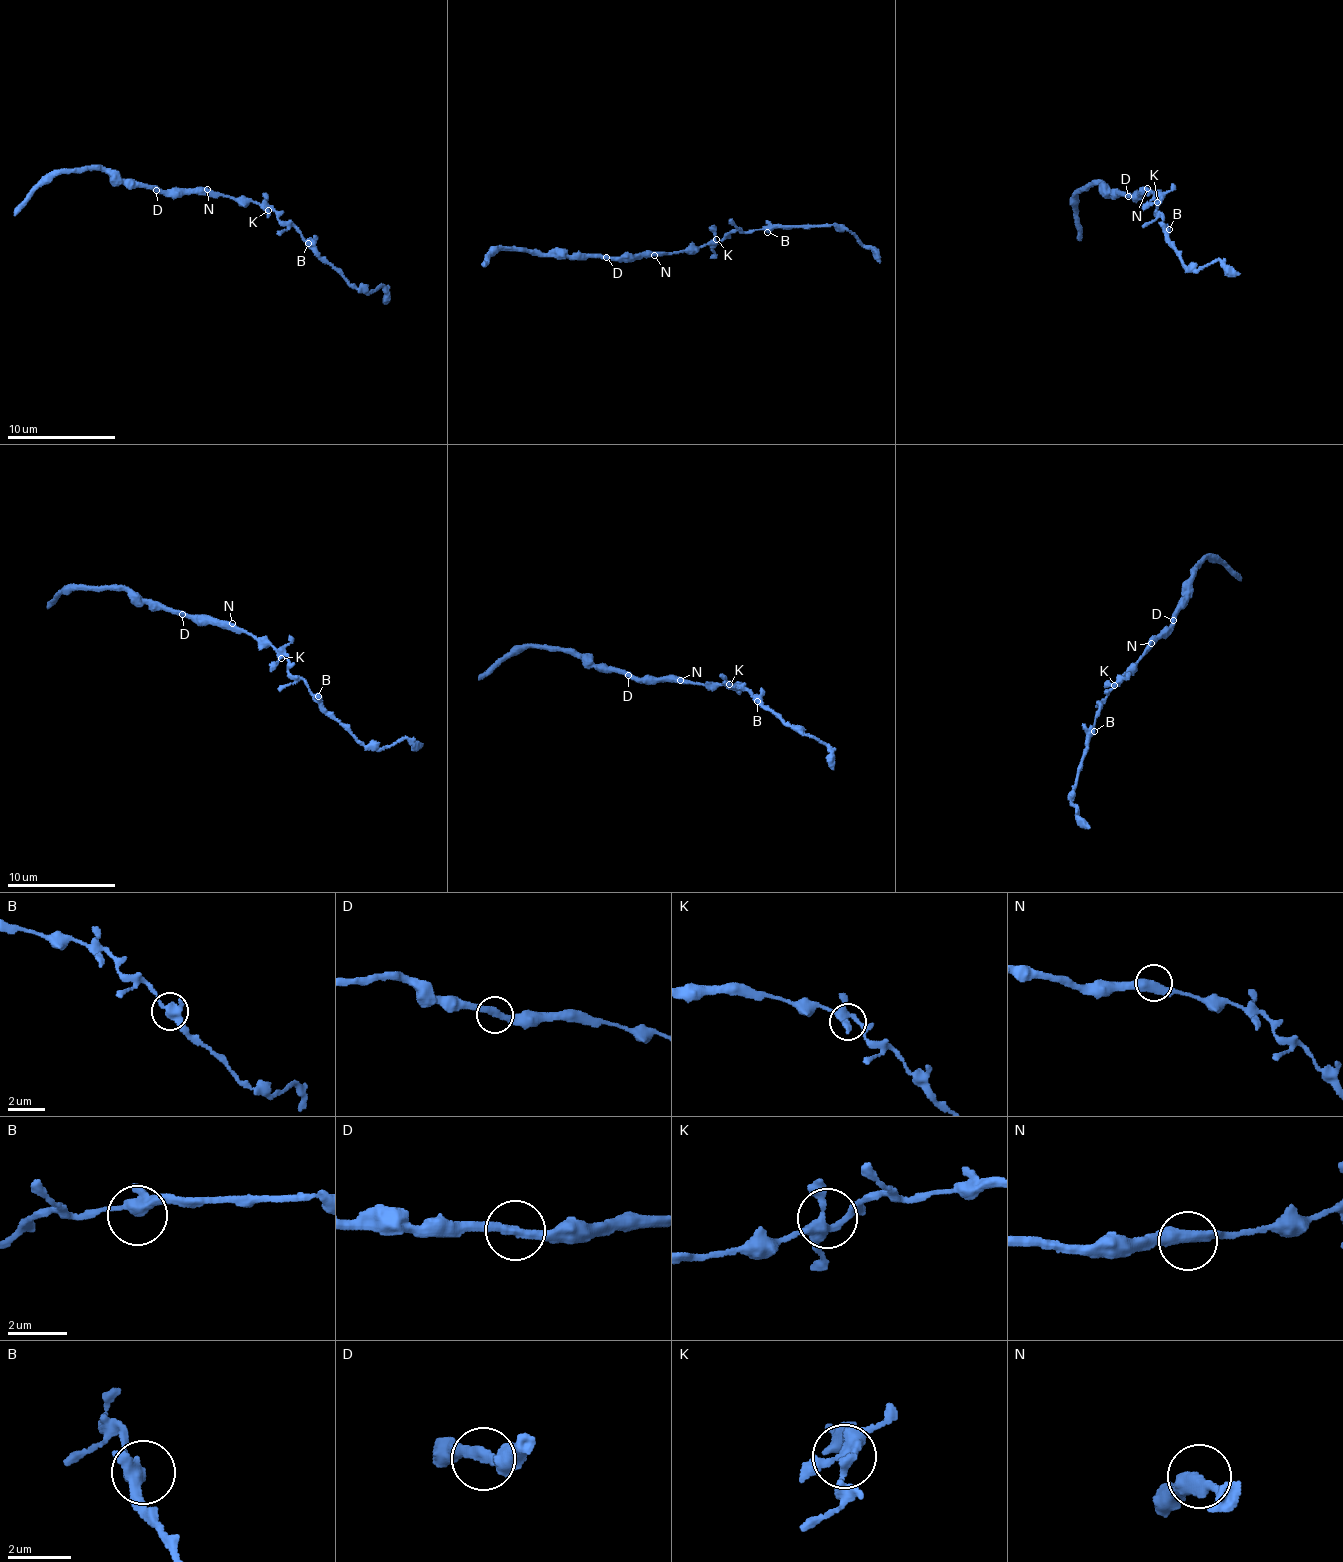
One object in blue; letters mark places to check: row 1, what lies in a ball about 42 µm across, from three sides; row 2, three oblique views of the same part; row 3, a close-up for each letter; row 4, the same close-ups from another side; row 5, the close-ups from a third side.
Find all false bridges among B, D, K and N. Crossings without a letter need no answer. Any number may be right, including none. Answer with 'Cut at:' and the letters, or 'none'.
Cut at: none

